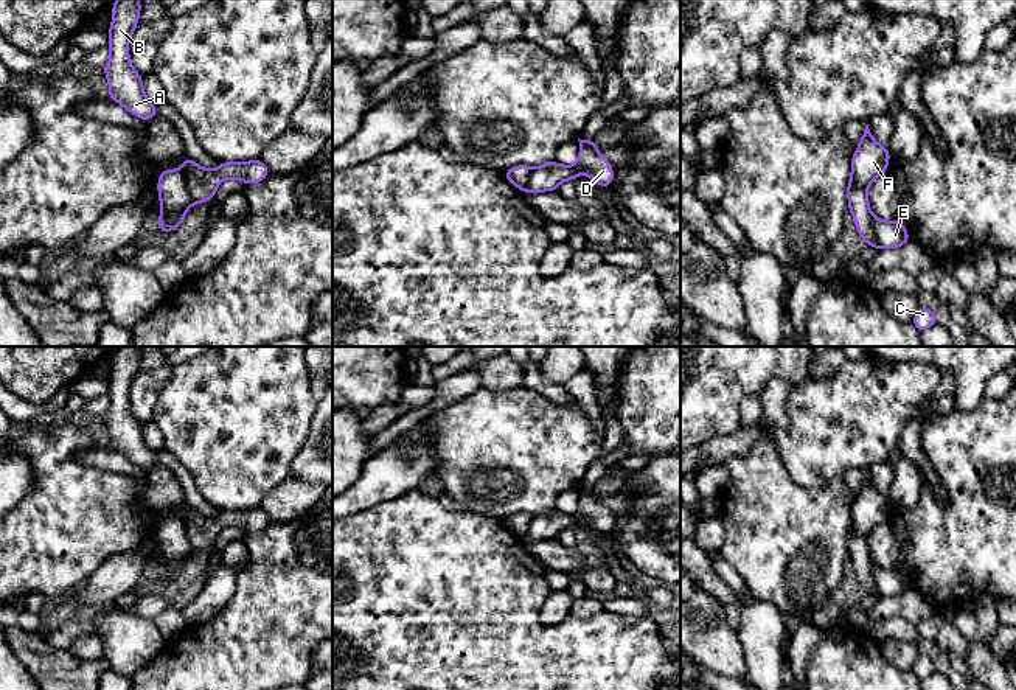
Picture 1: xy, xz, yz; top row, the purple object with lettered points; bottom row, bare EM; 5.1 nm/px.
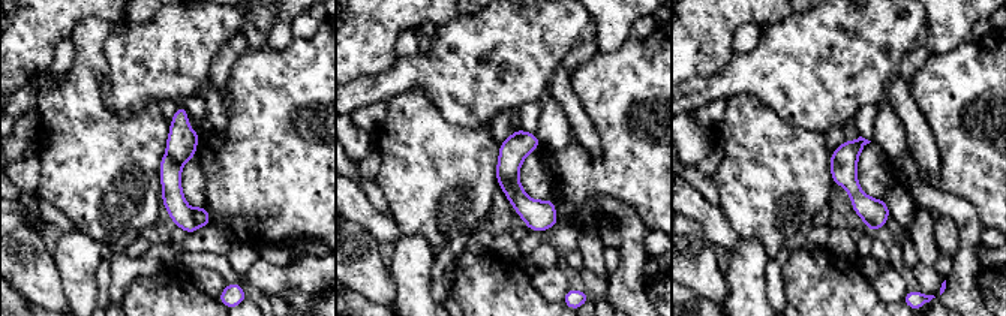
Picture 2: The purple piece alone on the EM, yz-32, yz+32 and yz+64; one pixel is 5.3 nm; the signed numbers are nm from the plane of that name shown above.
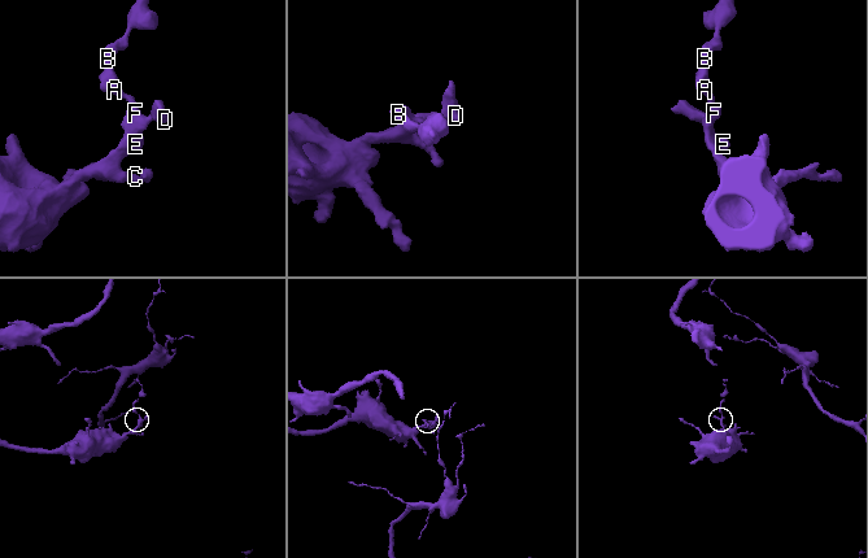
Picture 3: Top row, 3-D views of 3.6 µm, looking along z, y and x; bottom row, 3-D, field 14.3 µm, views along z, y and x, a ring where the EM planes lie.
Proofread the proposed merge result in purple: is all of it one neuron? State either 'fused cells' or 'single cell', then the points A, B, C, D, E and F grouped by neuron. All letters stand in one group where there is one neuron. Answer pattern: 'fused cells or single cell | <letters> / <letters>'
fused cells | A B D E F / C

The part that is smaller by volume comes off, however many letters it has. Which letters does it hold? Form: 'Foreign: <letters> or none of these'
Foreign: A, B, D, E, F

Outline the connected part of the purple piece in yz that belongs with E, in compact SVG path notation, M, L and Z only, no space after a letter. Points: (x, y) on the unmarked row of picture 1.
M873 564L872 572L881 597L893 598L910 589L907 577L898 567L882 569Z

